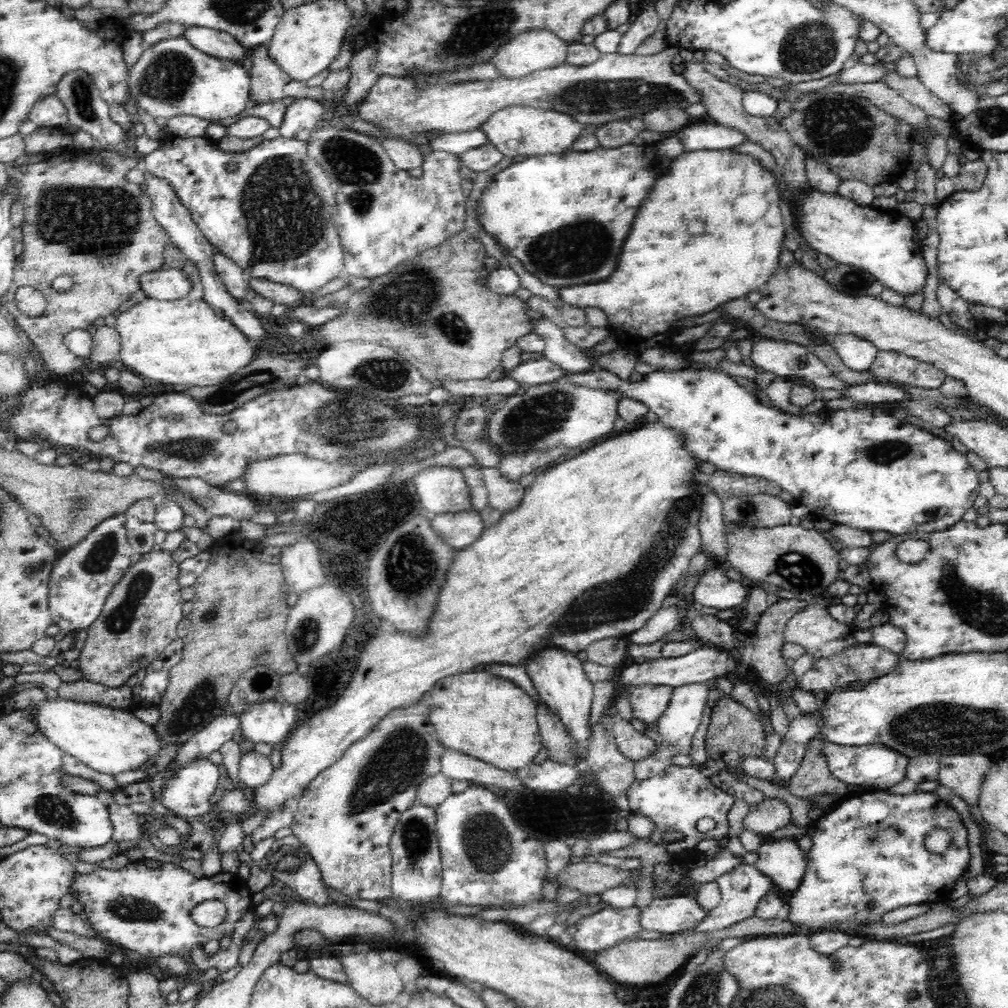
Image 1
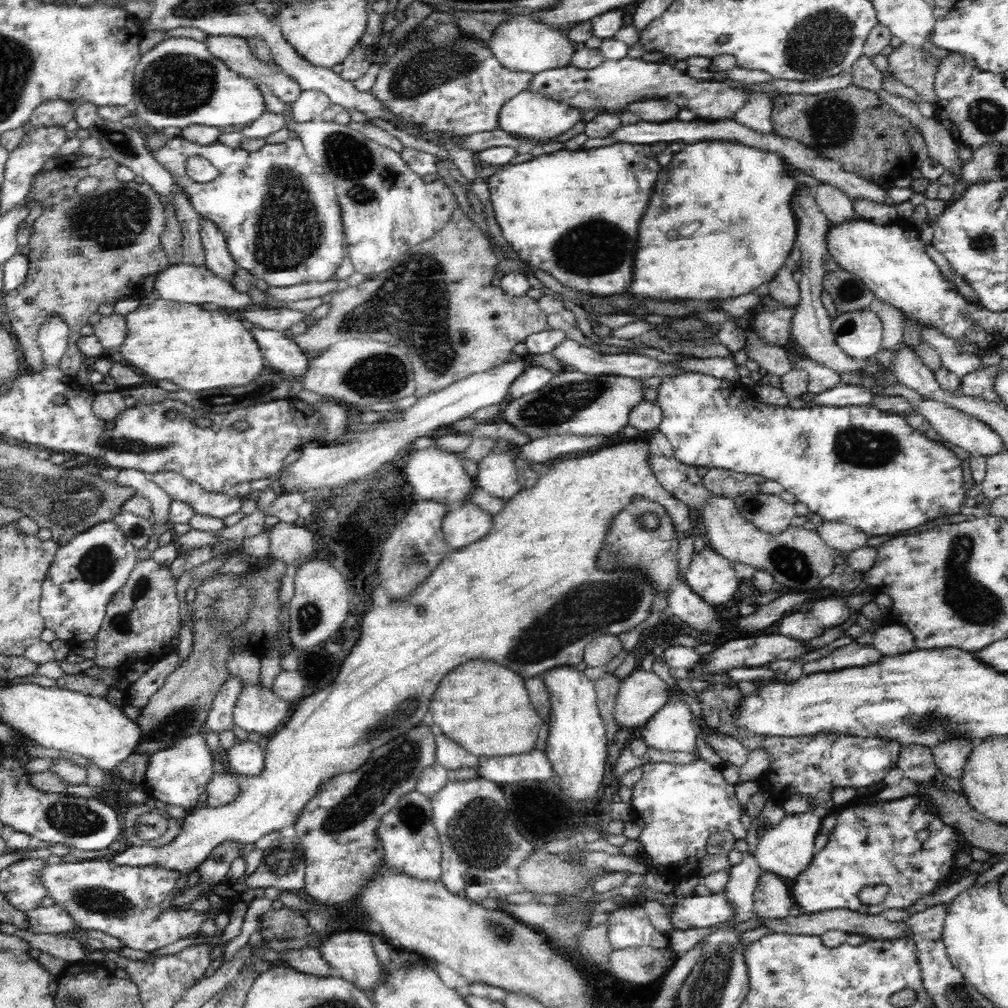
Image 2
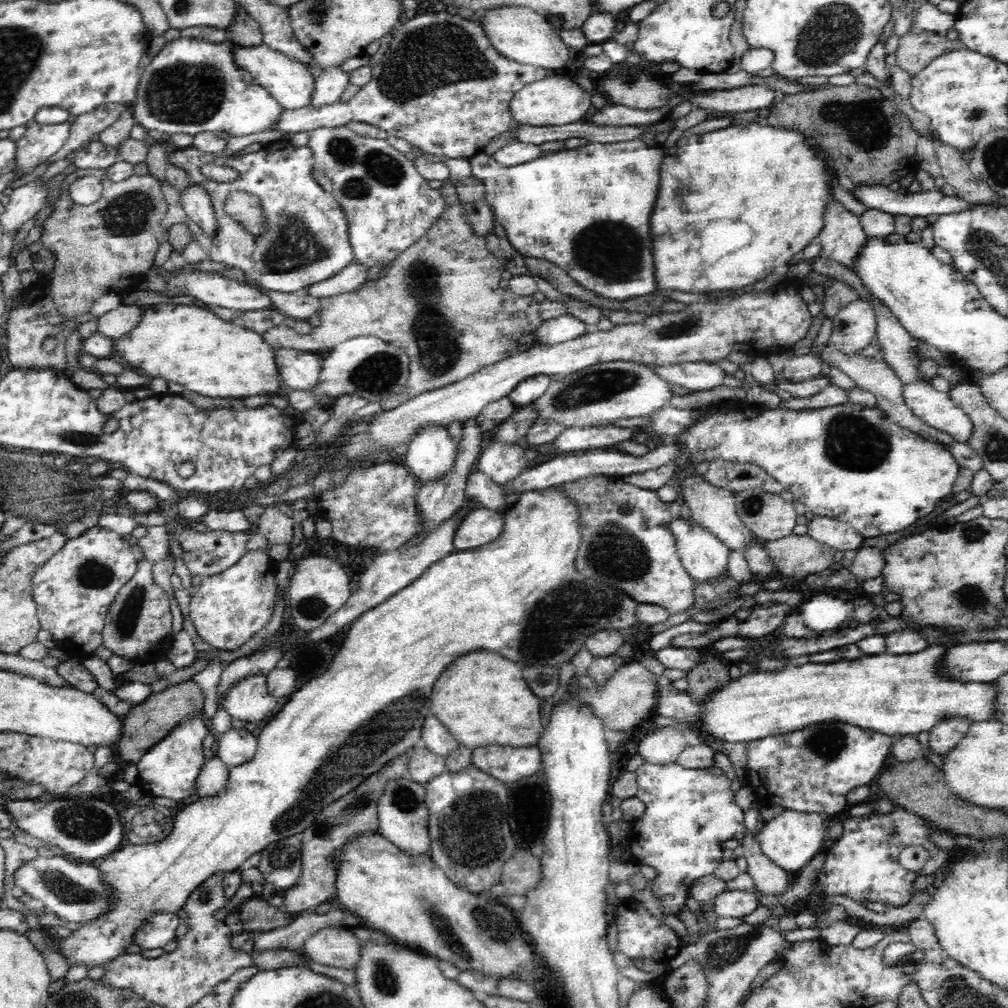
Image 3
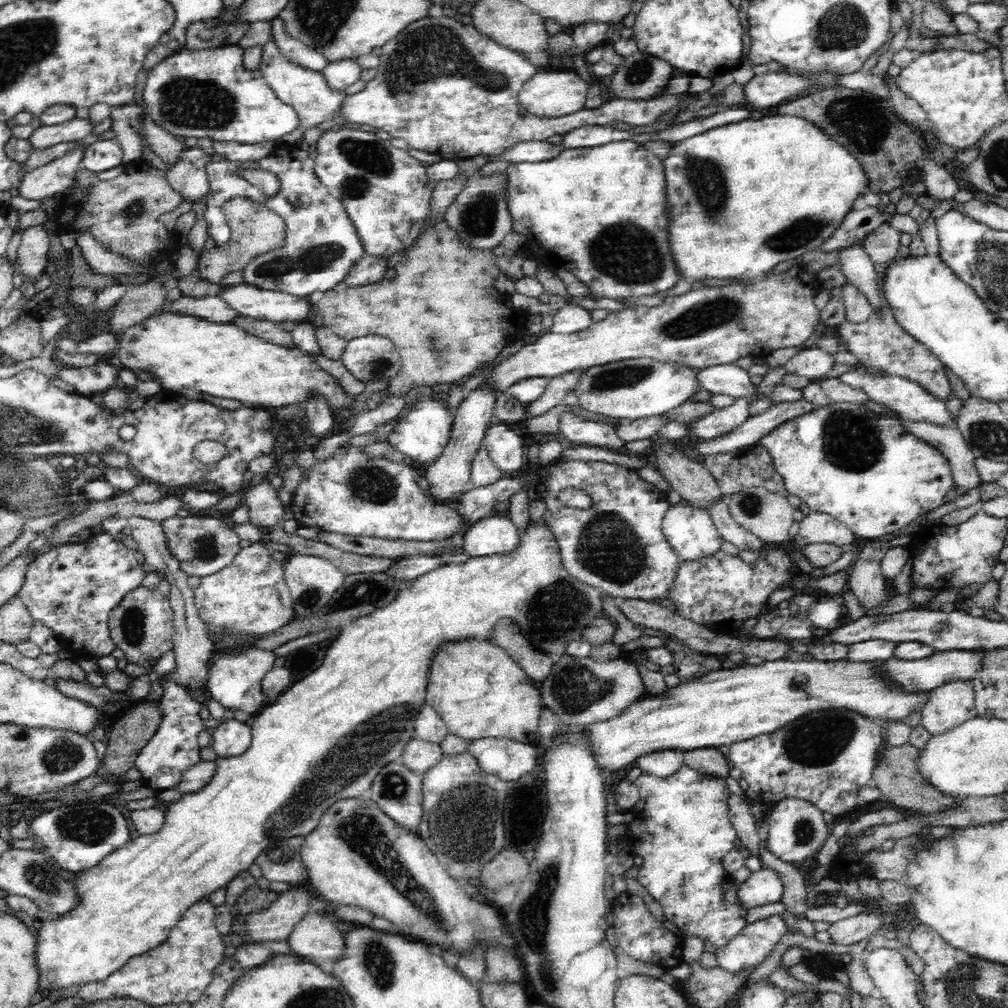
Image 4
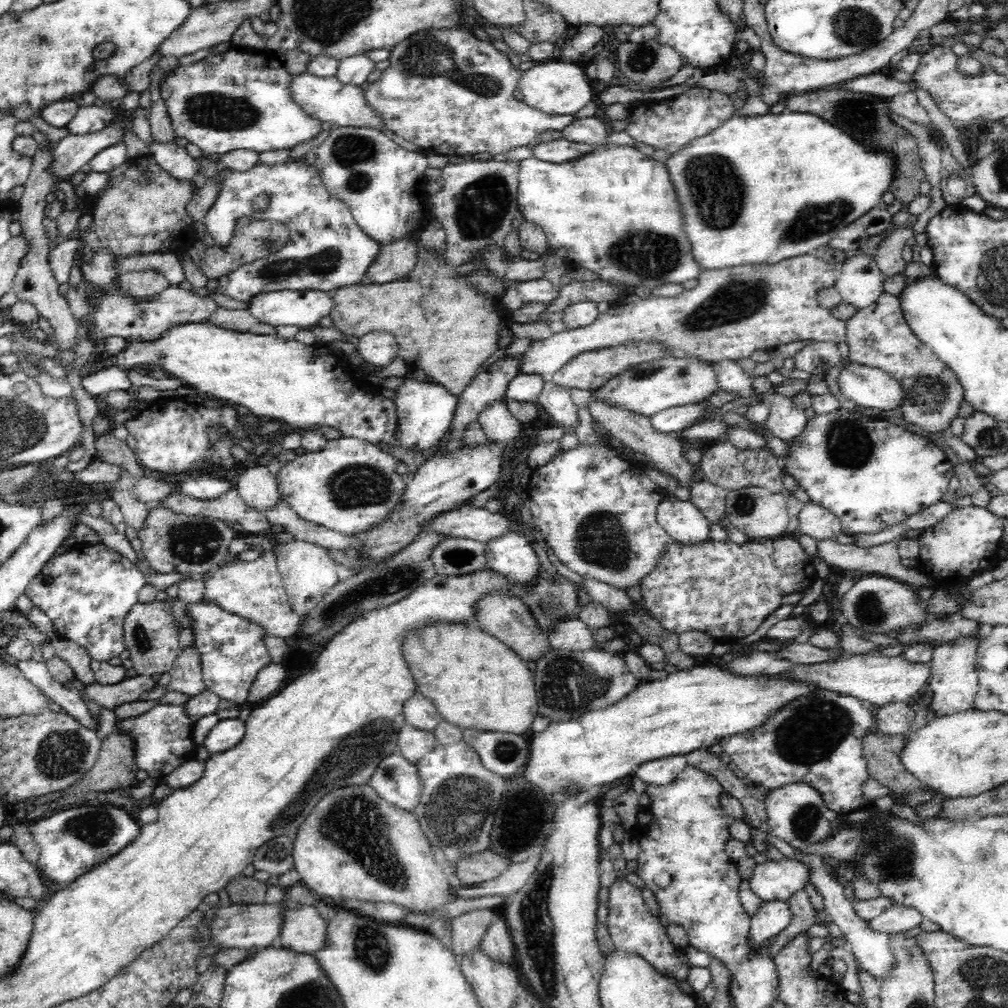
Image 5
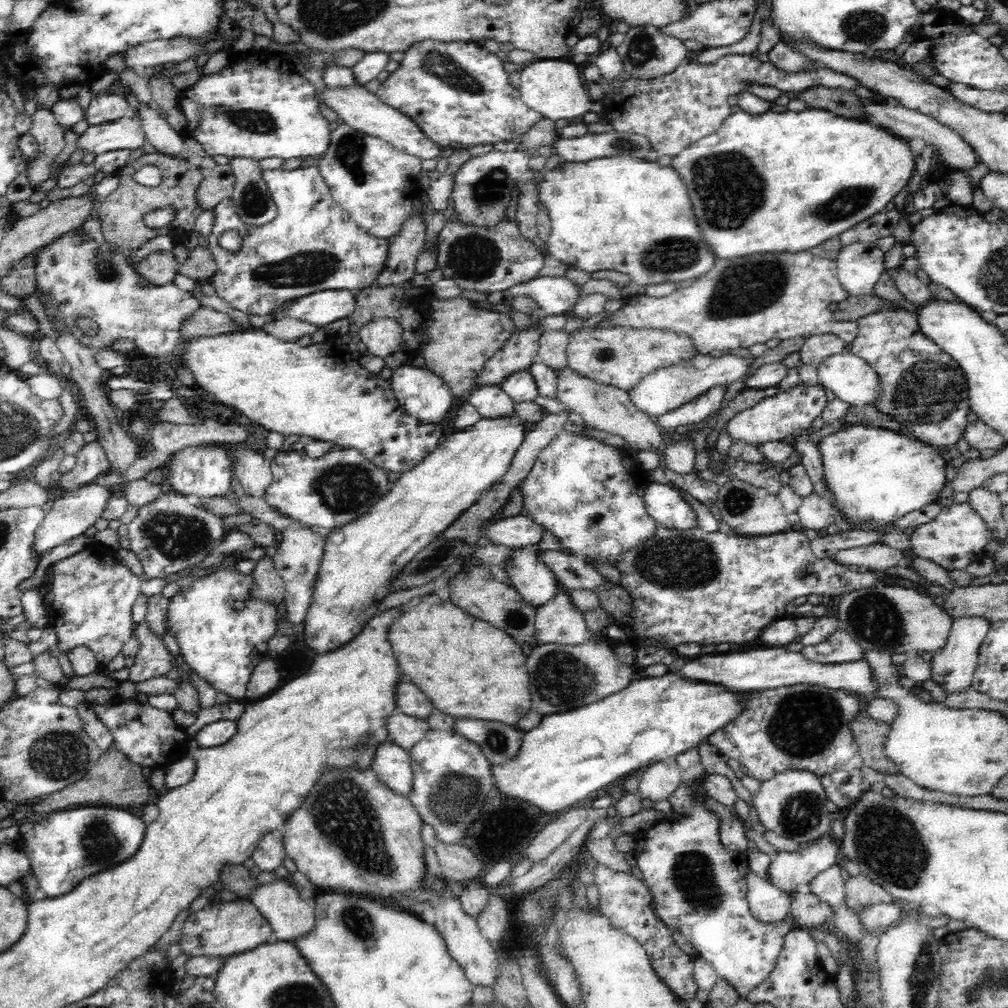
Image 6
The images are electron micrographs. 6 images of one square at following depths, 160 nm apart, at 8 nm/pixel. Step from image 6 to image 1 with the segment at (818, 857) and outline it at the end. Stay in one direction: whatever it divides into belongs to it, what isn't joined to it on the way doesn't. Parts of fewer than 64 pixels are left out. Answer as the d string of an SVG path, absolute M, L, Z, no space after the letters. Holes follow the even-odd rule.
M684 894L674 897L656 898L642 909L641 927L648 932L660 932L660 934L674 934L692 931L697 924L706 920L710 912L706 913L706 909L698 905L695 898L689 898Z

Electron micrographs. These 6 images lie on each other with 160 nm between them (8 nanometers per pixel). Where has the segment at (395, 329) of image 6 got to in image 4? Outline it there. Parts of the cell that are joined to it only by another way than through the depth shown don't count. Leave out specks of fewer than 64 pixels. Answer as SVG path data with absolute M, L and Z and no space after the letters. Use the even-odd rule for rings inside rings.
M368 335L347 342L340 362L356 381L364 384L384 379L392 381L402 367L395 344L386 337Z

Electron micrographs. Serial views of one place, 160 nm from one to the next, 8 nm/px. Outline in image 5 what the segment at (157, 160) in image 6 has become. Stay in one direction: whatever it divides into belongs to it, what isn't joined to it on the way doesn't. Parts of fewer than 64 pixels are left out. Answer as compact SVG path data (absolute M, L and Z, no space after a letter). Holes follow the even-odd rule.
M150 154L134 160L124 173L114 176L109 184L109 189L105 186L105 191L97 193L98 202L90 215L97 237L113 254L138 256L164 252L180 230L193 224L186 205L195 193L194 182L170 176ZM142 172L149 175L140 183Z

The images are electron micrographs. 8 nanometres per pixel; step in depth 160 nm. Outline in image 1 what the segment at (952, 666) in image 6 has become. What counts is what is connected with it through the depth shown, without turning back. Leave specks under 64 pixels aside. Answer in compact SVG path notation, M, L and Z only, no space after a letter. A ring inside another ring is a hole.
M948 754L940 756L938 781L950 788L966 804L978 806L979 789L990 768L989 757L983 754Z

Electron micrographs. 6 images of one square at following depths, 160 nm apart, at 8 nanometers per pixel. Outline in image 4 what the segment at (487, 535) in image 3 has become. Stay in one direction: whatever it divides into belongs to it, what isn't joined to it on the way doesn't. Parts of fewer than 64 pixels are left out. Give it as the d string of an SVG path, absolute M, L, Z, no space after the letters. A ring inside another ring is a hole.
M491 514L476 521L459 541L470 557L504 555L519 547L521 531L511 519Z

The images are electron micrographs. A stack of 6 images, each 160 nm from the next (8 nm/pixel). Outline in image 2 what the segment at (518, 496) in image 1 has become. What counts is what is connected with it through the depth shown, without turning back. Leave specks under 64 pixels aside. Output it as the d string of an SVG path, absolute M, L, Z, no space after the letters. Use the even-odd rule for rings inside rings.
M510 445L503 451L491 451L478 463L477 484L490 497L510 501L521 492L514 456L517 456L516 447Z

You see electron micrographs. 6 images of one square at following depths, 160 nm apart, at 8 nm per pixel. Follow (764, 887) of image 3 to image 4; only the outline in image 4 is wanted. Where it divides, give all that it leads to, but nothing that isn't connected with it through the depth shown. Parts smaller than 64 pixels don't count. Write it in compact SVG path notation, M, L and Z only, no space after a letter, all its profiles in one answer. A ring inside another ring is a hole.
M730 794L728 798L728 814L730 822L736 829L737 838L745 850L750 852L750 857L761 859L759 852L761 839L758 833L759 821L748 809L748 803L738 794Z

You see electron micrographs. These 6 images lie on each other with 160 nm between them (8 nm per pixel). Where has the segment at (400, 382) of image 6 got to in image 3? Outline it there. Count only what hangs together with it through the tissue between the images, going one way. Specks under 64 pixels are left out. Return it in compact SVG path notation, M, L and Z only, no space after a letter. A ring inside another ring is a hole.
M426 425L408 441L404 464L420 480L434 480L446 476L454 468L456 444L442 425Z

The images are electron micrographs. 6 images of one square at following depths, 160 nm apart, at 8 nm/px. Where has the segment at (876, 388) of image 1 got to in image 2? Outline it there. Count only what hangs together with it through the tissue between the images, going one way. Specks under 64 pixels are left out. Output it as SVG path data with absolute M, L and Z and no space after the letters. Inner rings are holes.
M841 383L816 395L813 400L818 406L863 406L870 405L876 396L878 395L866 387Z

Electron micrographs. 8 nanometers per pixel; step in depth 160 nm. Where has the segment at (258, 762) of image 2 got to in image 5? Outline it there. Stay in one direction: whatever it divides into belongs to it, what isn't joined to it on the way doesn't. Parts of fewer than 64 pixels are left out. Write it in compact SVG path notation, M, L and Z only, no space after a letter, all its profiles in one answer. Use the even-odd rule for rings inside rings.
M238 718L221 719L209 731L203 746L211 754L216 752L226 752L227 749L234 748L245 736L246 723Z

